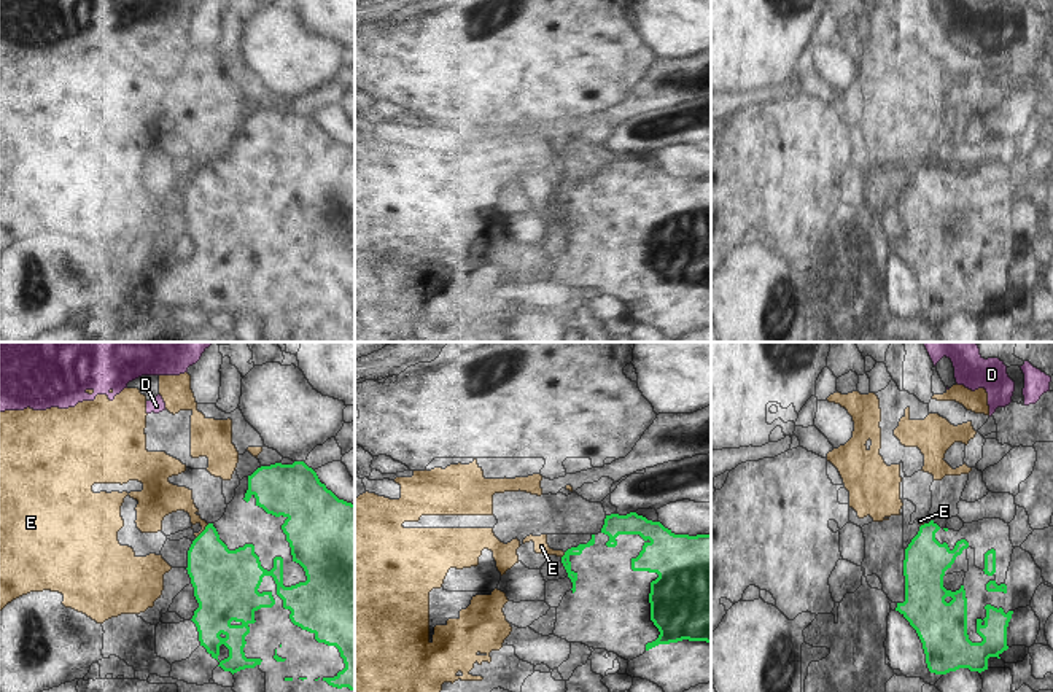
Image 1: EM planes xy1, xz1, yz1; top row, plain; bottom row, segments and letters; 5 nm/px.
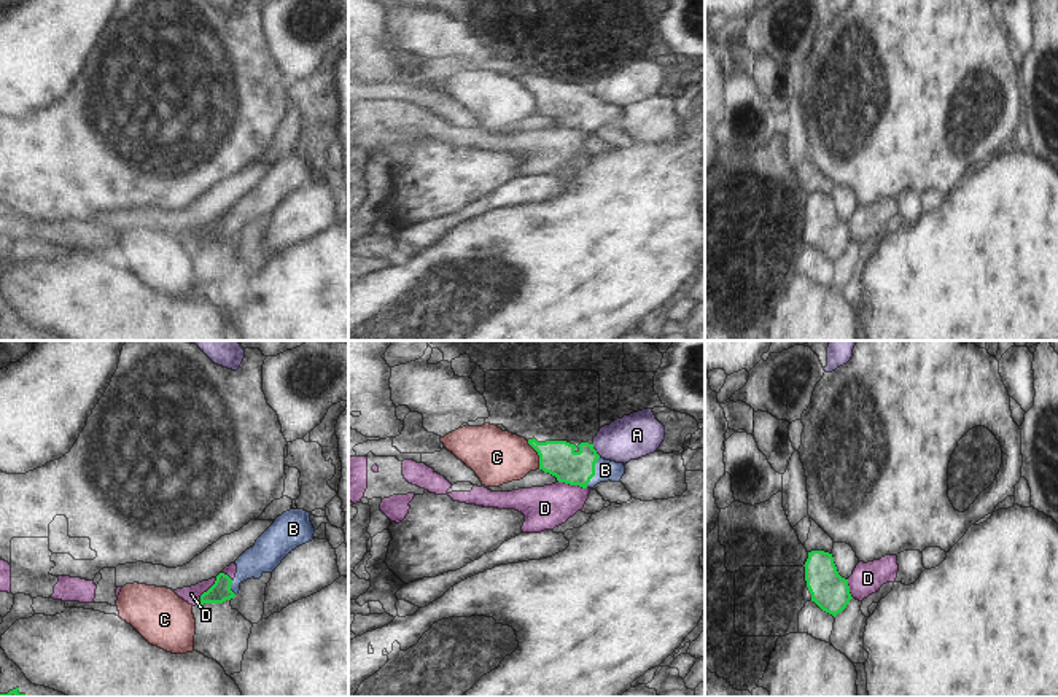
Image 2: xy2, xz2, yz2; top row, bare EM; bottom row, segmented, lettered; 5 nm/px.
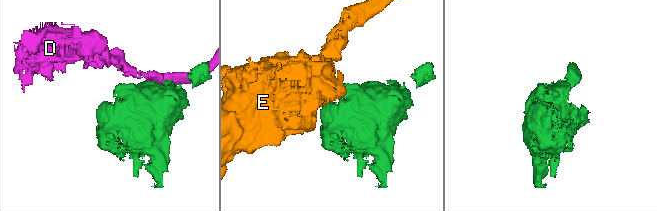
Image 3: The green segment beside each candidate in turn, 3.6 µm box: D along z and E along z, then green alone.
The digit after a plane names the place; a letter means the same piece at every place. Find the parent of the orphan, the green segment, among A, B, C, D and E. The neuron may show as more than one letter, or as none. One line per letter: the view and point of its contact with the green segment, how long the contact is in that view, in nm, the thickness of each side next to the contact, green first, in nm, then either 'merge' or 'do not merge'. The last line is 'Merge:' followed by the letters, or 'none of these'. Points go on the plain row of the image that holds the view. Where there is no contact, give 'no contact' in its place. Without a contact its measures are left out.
A: xz2 (594, 93) | 80 nm | 180/220 nm | do not merge
B: xz2 (594, 116) | 180 nm | 180/110 nm | merge
C: xz2 (538, 97) | 160 nm | 180/280 nm | do not merge
D: xy2 (207, 234) | 170 nm | 100/80 nm | do not merge
E: xy1 (202, 175) | 100 nm | 280/160 nm | do not merge
Merge: B

